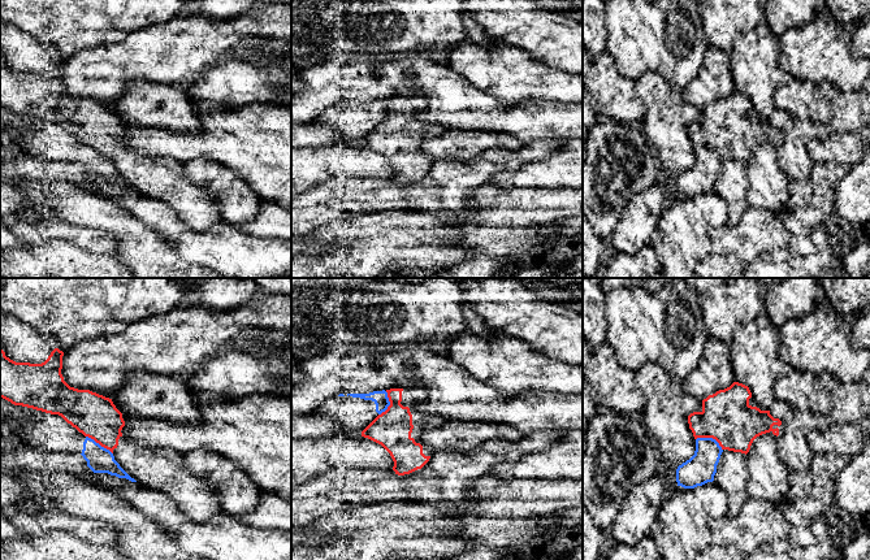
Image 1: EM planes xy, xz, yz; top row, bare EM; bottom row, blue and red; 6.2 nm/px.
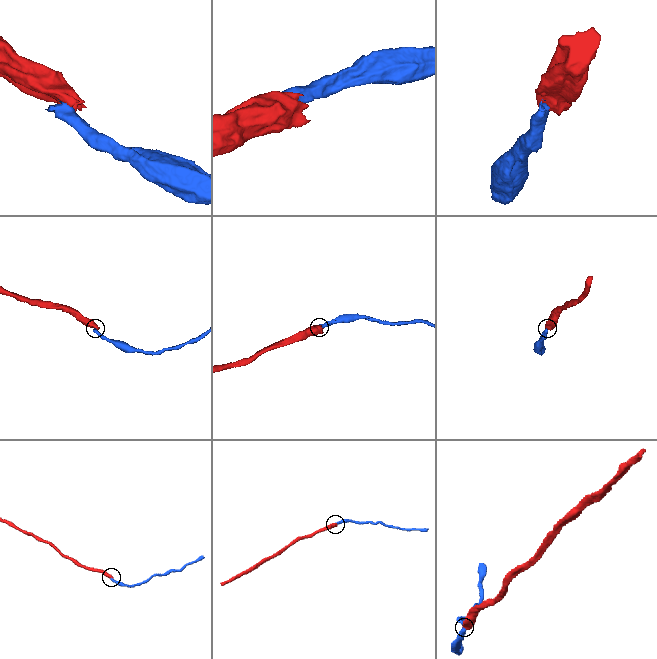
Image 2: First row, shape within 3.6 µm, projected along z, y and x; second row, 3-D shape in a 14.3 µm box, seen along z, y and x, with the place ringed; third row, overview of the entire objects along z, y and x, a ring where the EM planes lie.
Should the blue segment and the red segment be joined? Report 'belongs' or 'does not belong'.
does not belong

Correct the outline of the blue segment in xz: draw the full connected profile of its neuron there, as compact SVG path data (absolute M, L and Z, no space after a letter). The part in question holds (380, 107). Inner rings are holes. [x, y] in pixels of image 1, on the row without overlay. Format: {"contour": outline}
{"contour": "M388 101L343 103L330 107L316 121L328 123L346 144L363 140L390 114Z"}

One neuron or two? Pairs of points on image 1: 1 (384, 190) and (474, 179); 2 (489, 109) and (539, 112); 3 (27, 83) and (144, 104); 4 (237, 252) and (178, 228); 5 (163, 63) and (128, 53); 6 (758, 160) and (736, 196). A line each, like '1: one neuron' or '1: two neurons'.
1: one neuron
2: one neuron
3: two neurons
4: one neuron
5: one neuron
6: two neurons

